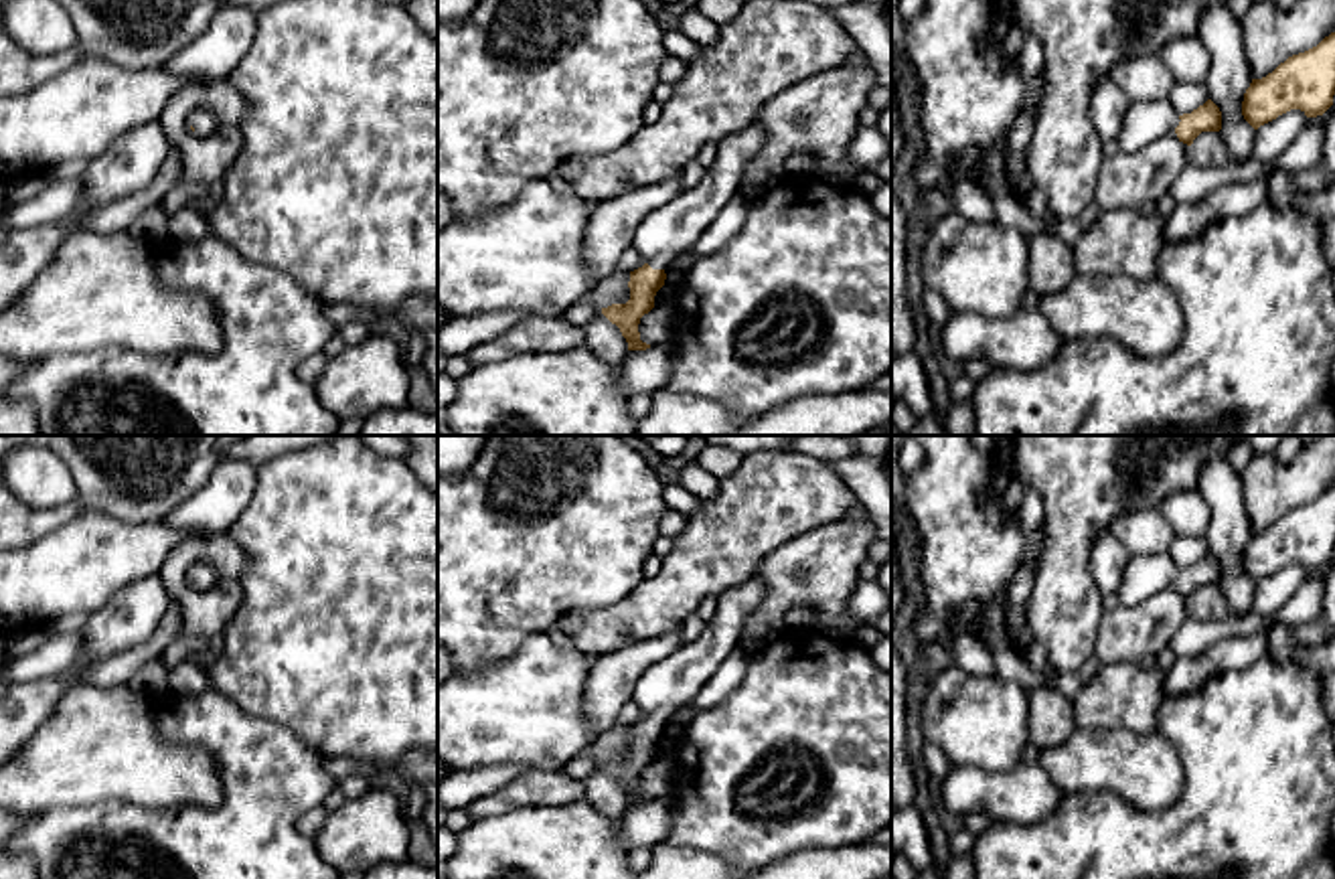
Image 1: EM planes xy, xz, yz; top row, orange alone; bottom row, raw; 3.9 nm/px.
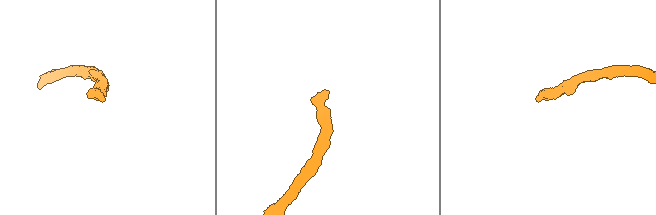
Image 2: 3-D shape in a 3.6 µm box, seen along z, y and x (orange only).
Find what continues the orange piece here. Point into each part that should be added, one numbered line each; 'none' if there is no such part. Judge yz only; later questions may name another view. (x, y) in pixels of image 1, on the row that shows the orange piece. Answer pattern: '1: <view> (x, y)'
1: yz (1145, 122)

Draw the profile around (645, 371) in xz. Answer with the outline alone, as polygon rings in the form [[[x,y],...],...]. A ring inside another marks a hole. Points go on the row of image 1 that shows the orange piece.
[[[675,338],[646,350],[628,350],[620,367],[618,391],[632,395],[656,393],[666,387],[677,358]]]

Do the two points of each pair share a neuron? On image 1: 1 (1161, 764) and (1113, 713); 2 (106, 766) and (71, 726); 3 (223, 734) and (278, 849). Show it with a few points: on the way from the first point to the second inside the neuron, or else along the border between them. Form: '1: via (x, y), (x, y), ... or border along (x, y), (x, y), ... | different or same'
1: border along (1080, 730), (1121, 728), (1139, 734), (1155, 732) | different
2: via (102, 756), (82, 736) | same
3: via (252, 762), (262, 772), (262, 821) | same

